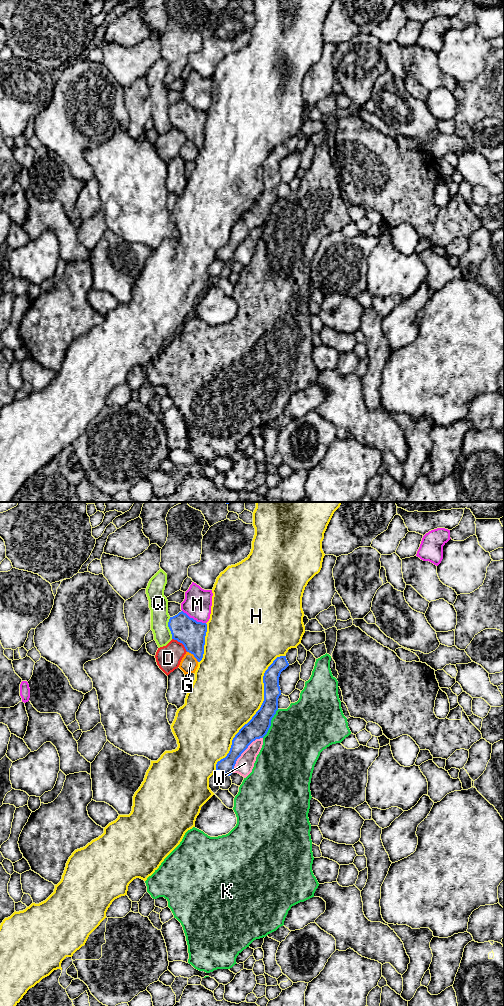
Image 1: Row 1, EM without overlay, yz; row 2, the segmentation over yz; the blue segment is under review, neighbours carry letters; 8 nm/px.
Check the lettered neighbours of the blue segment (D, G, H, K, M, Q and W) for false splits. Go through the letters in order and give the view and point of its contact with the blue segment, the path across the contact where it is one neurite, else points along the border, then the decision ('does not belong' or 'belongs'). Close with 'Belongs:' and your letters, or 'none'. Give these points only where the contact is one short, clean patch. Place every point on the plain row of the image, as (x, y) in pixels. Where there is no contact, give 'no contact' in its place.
D: yz (181, 130) | does not belong
G: yz (193, 142) | does not belong
H: yz (257, 199) | does not belong
K: yz (270, 211) | does not belong
M: yz (193, 107) | does not belong
Q: yz (169, 116) | does not belong
W: yz (243, 239) | does not belong
Belongs: none

